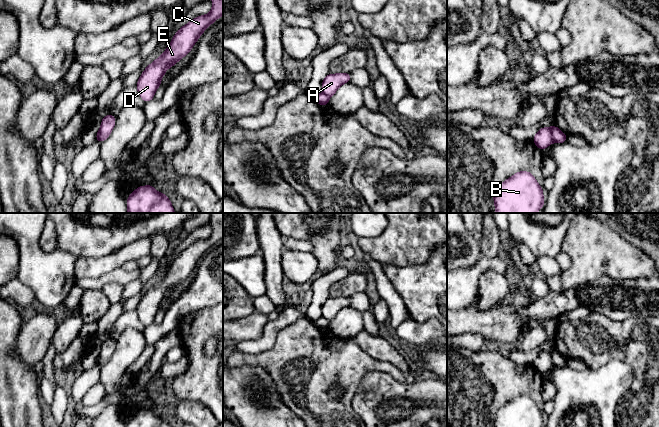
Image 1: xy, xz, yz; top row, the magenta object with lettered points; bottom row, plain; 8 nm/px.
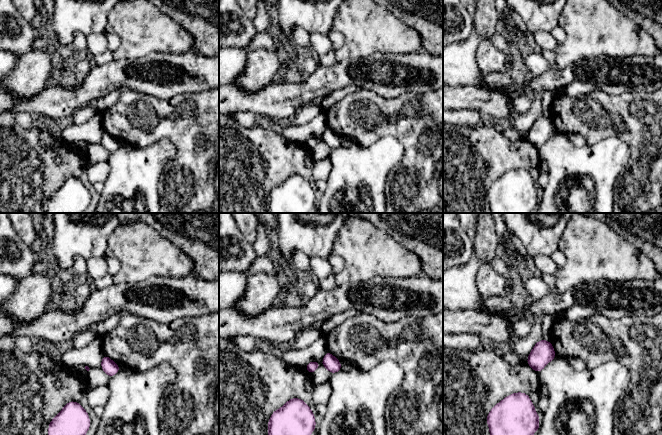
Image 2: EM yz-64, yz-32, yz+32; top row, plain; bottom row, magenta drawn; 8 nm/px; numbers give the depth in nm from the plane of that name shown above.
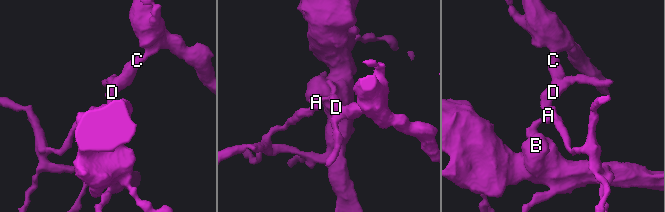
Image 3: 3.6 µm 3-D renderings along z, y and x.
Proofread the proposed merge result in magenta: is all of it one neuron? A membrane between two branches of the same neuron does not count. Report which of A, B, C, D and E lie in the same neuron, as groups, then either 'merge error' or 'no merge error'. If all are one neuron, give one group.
A C D E / B | merge error

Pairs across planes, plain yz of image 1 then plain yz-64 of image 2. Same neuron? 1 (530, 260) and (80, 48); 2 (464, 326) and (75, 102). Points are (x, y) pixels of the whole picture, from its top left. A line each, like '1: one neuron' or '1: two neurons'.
1: one neuron
2: one neuron

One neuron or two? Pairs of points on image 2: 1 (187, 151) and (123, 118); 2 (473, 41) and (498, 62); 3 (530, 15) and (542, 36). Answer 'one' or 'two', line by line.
1: one
2: two
3: two

